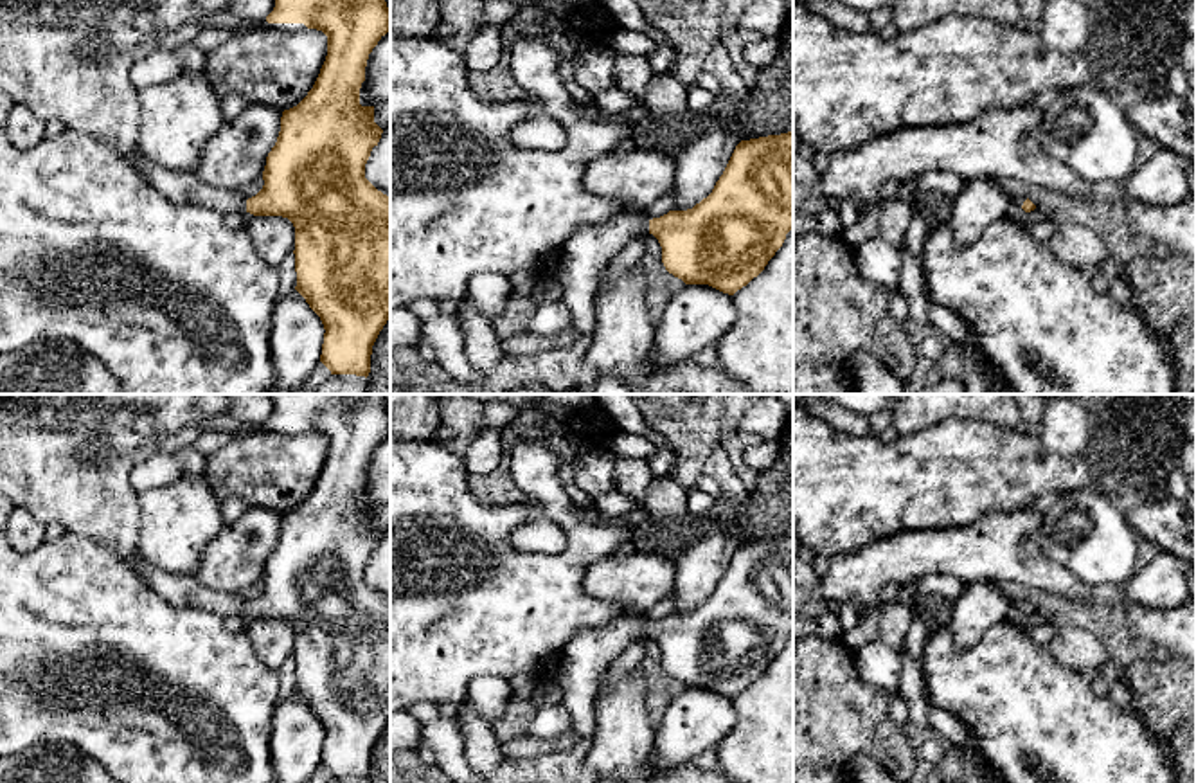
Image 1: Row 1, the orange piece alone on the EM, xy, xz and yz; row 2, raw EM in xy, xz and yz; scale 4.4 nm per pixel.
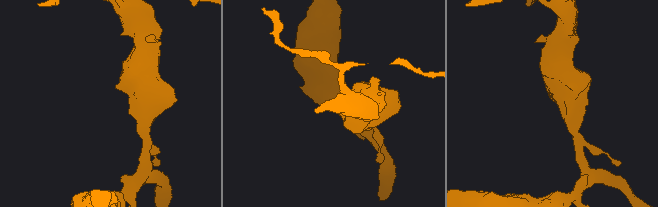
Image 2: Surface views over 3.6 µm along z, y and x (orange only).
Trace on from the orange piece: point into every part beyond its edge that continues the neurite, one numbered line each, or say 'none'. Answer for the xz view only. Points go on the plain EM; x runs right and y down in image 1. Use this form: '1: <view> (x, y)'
1: xz (587, 654)

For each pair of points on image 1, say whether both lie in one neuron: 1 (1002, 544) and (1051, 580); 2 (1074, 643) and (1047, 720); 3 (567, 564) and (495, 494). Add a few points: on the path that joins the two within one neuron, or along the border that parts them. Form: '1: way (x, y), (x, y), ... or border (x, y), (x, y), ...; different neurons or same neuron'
1: way (1015, 557), (1018, 566), (1038, 573); same neuron
2: border (1033, 641), (1058, 663), (1079, 674); different neurons
3: border (468, 485), (484, 504), (522, 504), (529, 499); different neurons

